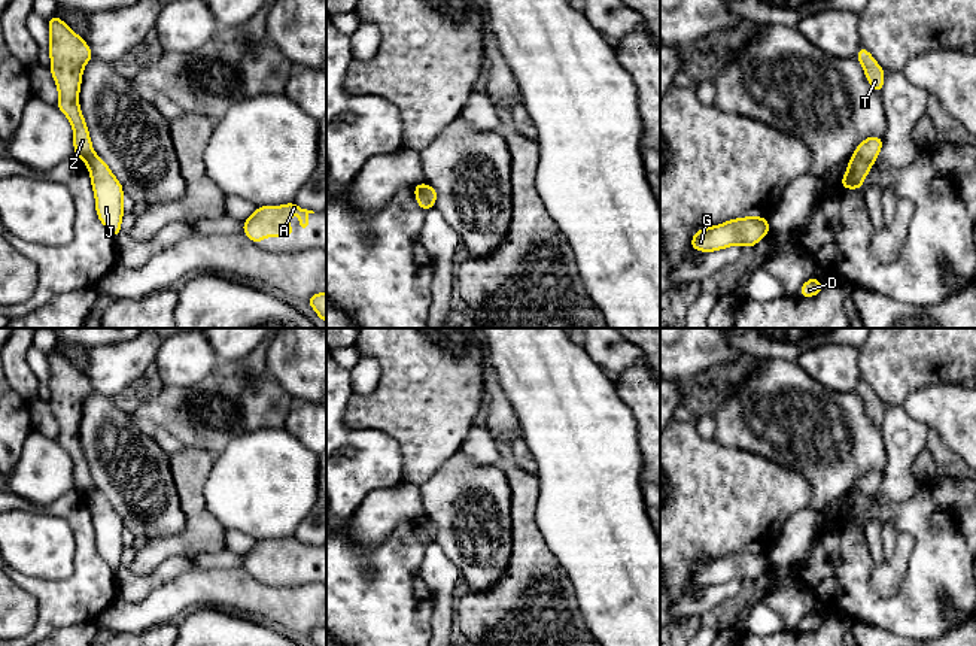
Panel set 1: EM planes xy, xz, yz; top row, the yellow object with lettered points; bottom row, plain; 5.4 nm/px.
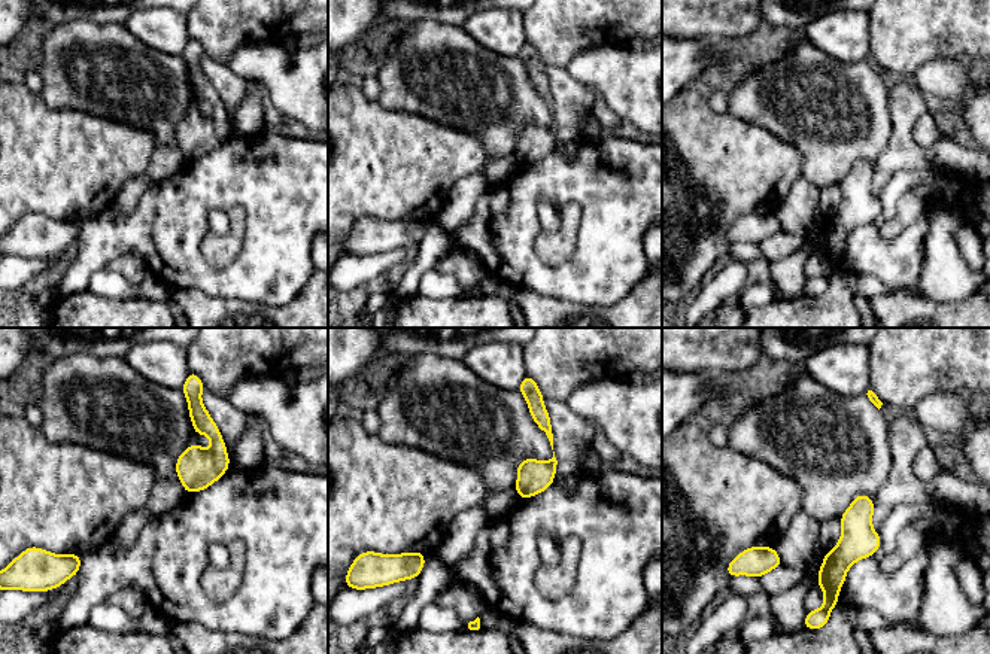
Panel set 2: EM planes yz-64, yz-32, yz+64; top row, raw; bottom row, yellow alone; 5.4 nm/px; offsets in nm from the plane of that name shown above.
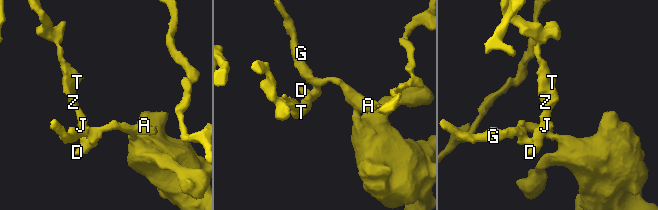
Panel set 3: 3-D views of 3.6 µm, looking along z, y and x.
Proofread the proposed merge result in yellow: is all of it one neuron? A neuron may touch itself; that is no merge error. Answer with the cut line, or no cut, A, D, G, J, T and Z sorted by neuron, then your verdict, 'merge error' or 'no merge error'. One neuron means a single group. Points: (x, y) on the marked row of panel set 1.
cut xz (425, 185), (425, 194), (432, 206); groups A D G J / T Z; merge error

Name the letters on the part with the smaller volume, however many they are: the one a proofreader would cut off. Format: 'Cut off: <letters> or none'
Cut off: T, Z

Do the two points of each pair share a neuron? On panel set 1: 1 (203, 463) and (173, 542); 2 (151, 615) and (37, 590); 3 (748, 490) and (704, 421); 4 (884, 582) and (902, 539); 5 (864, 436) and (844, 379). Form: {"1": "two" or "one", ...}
{"1": "one", "2": "two", "3": "two", "4": "one", "5": "two"}

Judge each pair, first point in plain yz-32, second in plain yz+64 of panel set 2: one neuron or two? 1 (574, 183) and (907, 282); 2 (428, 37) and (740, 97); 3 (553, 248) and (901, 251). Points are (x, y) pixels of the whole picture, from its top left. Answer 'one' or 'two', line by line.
1: one
2: one
3: two

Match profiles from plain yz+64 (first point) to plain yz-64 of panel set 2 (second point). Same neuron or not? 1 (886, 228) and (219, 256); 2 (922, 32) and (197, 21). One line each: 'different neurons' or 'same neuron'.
1: same neuron
2: same neuron

